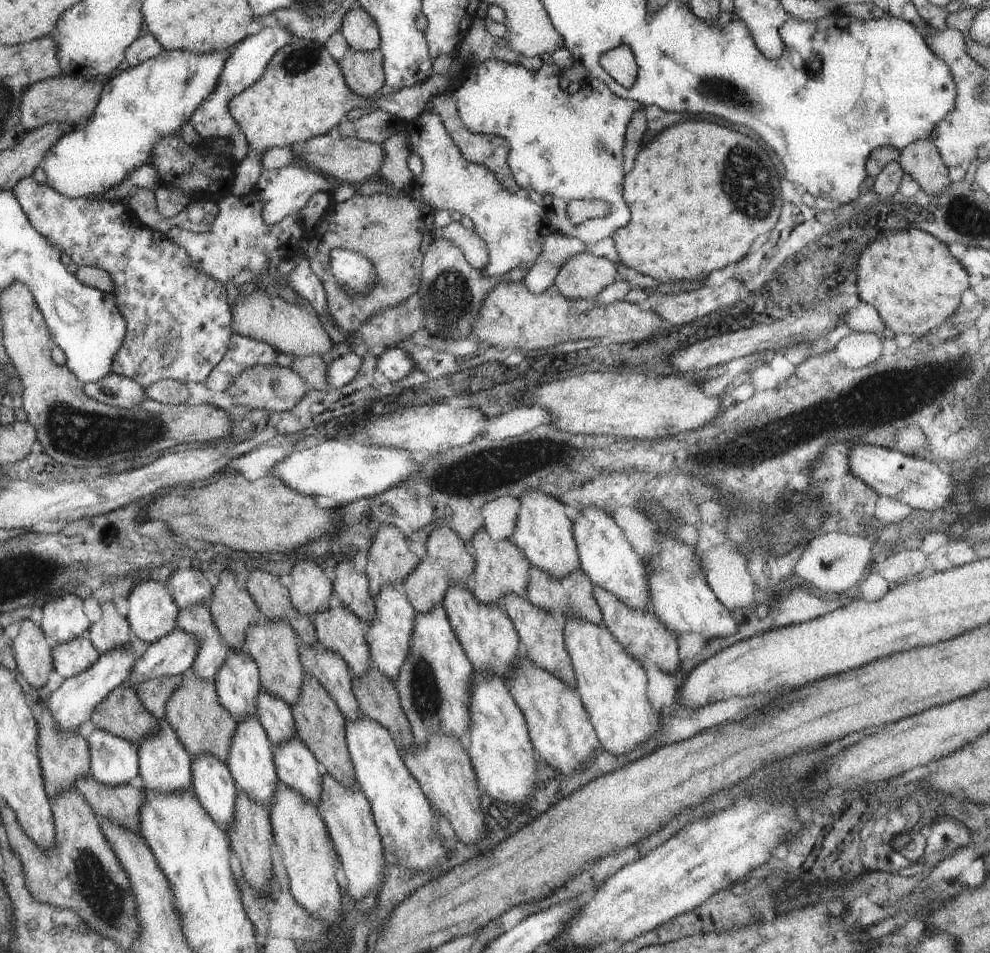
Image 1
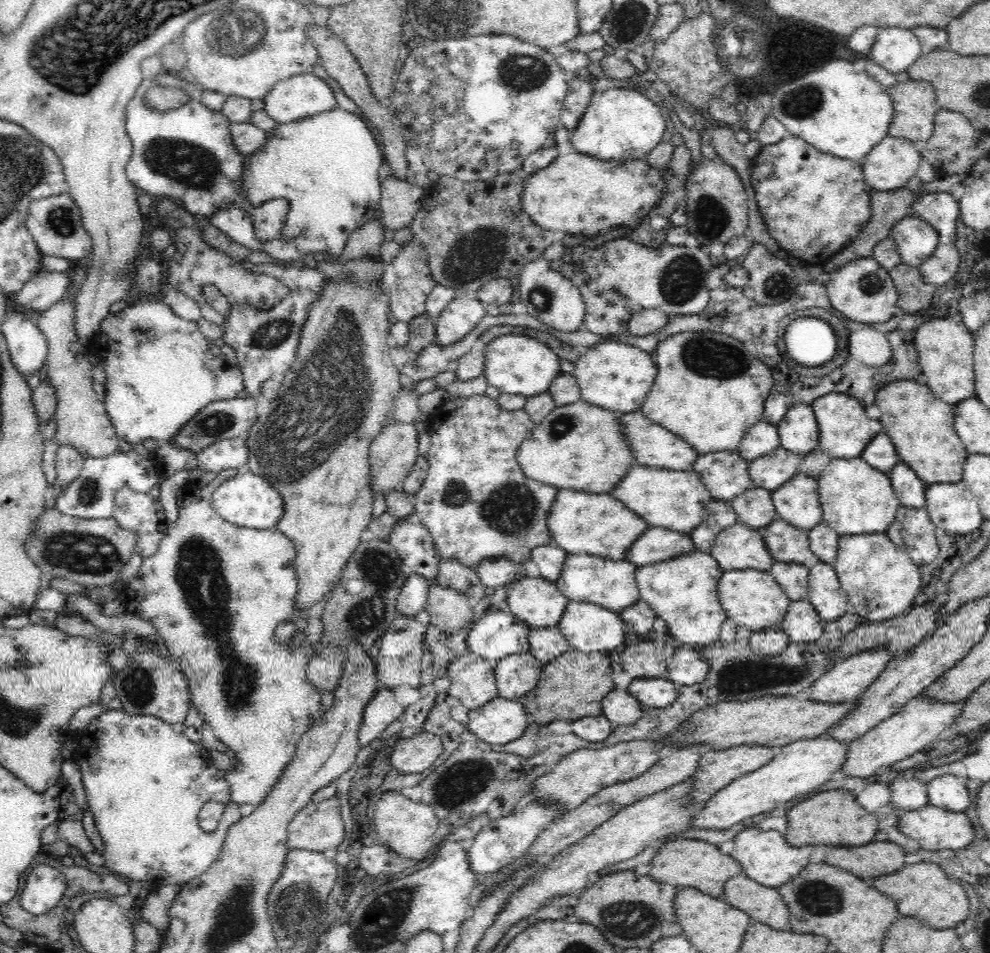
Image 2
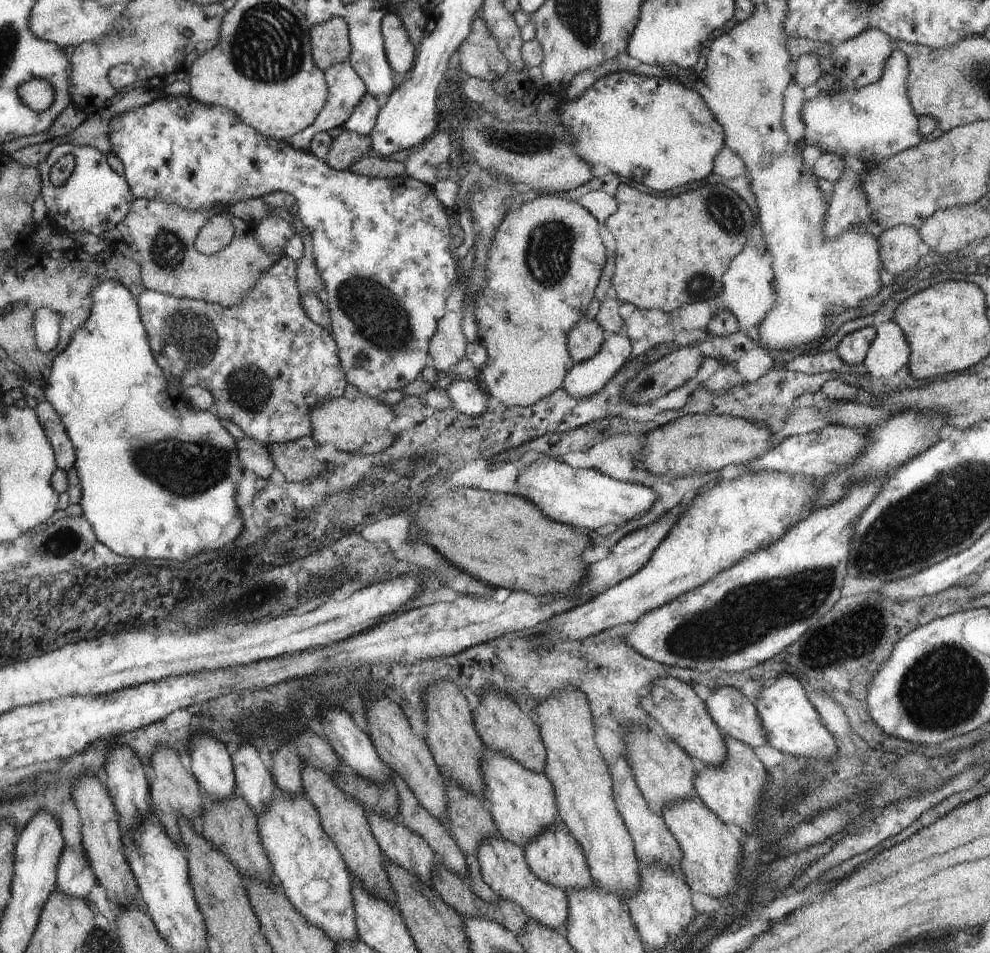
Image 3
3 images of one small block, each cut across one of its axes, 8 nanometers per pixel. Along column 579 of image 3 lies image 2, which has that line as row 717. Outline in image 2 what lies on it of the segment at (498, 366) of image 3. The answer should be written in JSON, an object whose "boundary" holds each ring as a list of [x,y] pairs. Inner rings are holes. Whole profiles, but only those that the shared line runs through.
{"boundary":[[[236,469],[224,470],[207,486],[202,486],[196,481],[189,481],[188,484],[176,490],[177,509],[179,512],[178,521],[168,523],[162,541],[159,544],[158,552],[152,554],[151,557],[143,557],[140,572],[127,583],[125,587],[126,592],[124,592],[122,597],[126,612],[135,614],[144,620],[150,620],[155,626],[157,633],[162,636],[162,640],[165,642],[165,652],[185,674],[189,691],[191,692],[191,702],[196,706],[197,712],[203,714],[204,726],[213,730],[218,740],[227,745],[229,750],[232,750],[232,756],[236,764],[224,777],[229,783],[229,799],[240,805],[259,805],[266,798],[267,794],[270,794],[270,790],[276,786],[278,778],[282,776],[283,770],[290,764],[290,760],[294,756],[294,752],[303,734],[310,730],[312,724],[316,724],[316,721],[322,714],[326,714],[327,710],[320,703],[320,693],[318,693],[318,690],[314,689],[314,685],[308,682],[307,670],[309,660],[312,659],[312,652],[310,654],[292,652],[296,648],[296,642],[294,644],[280,644],[275,639],[276,628],[280,624],[288,622],[288,618],[297,609],[298,575],[295,569],[296,550],[294,550],[294,542],[290,542],[290,538],[287,538],[280,530],[275,528],[255,530],[237,527],[221,518],[212,505],[213,495],[218,486],[239,473],[240,471]]]}

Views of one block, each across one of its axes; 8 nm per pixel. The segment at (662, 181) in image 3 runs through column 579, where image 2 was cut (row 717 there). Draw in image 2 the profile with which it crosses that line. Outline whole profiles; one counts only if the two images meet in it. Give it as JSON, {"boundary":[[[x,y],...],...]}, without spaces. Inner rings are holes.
{"boundary":[[[106,710],[101,715],[92,718],[86,734],[82,734],[80,738],[80,746],[73,751],[71,759],[81,768],[82,781],[84,785],[85,795],[87,798],[90,812],[93,814],[96,829],[101,834],[104,850],[101,853],[104,856],[104,866],[108,867],[111,872],[118,875],[126,875],[128,878],[143,880],[144,882],[152,882],[158,886],[166,886],[167,884],[182,884],[190,879],[196,878],[204,874],[219,857],[222,850],[227,830],[241,819],[240,804],[232,802],[230,798],[229,783],[225,778],[216,776],[217,768],[211,763],[210,759],[203,754],[200,746],[196,742],[191,742],[183,734],[176,733],[170,724],[150,716],[149,714],[130,714],[126,710]],[[210,801],[218,801],[224,804],[224,815],[219,820],[217,829],[212,832],[204,832],[198,816],[201,808]]]}

